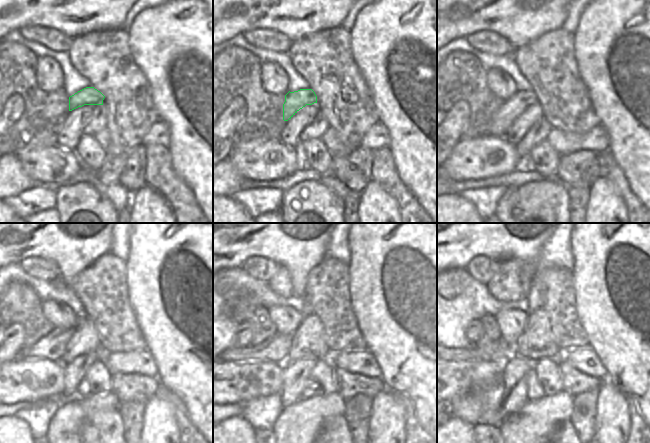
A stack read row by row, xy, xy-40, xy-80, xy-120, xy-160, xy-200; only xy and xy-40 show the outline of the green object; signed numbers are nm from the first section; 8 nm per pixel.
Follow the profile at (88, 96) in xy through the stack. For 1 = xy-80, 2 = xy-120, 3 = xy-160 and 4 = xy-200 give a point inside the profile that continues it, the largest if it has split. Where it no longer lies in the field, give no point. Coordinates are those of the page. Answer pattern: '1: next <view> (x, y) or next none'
1: next xy-80 (511, 109)
2: next xy-120 (51, 347)
3: next xy-160 (276, 348)
4: next xy-200 (496, 349)

